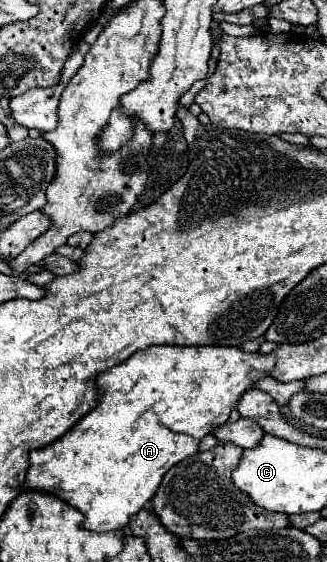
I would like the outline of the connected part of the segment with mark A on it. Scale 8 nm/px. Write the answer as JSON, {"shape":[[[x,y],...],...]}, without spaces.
{"shape":[[[151,346],[145,352],[137,352],[127,362],[117,364],[115,368],[105,370],[103,374],[99,374],[97,386],[99,386],[103,398],[101,398],[99,406],[91,414],[85,414],[67,434],[63,434],[51,446],[37,448],[37,450],[29,452],[29,468],[27,468],[27,476],[25,476],[25,482],[21,486],[21,492],[37,490],[37,492],[47,492],[47,494],[53,494],[53,496],[61,498],[63,502],[71,504],[73,508],[77,508],[85,516],[85,520],[83,520],[83,528],[85,530],[91,530],[91,532],[115,532],[115,530],[121,530],[121,528],[125,528],[129,524],[131,516],[135,516],[151,500],[151,496],[157,492],[157,488],[159,488],[159,484],[163,480],[163,474],[171,466],[181,462],[183,458],[193,456],[199,450],[199,440],[203,436],[211,434],[213,426],[223,424],[229,418],[233,406],[239,402],[241,394],[253,382],[265,378],[267,370],[271,370],[273,366],[275,366],[275,356],[271,356],[271,354],[259,354],[259,352],[249,354],[249,352],[243,352],[239,348],[229,348],[229,346]]]}

